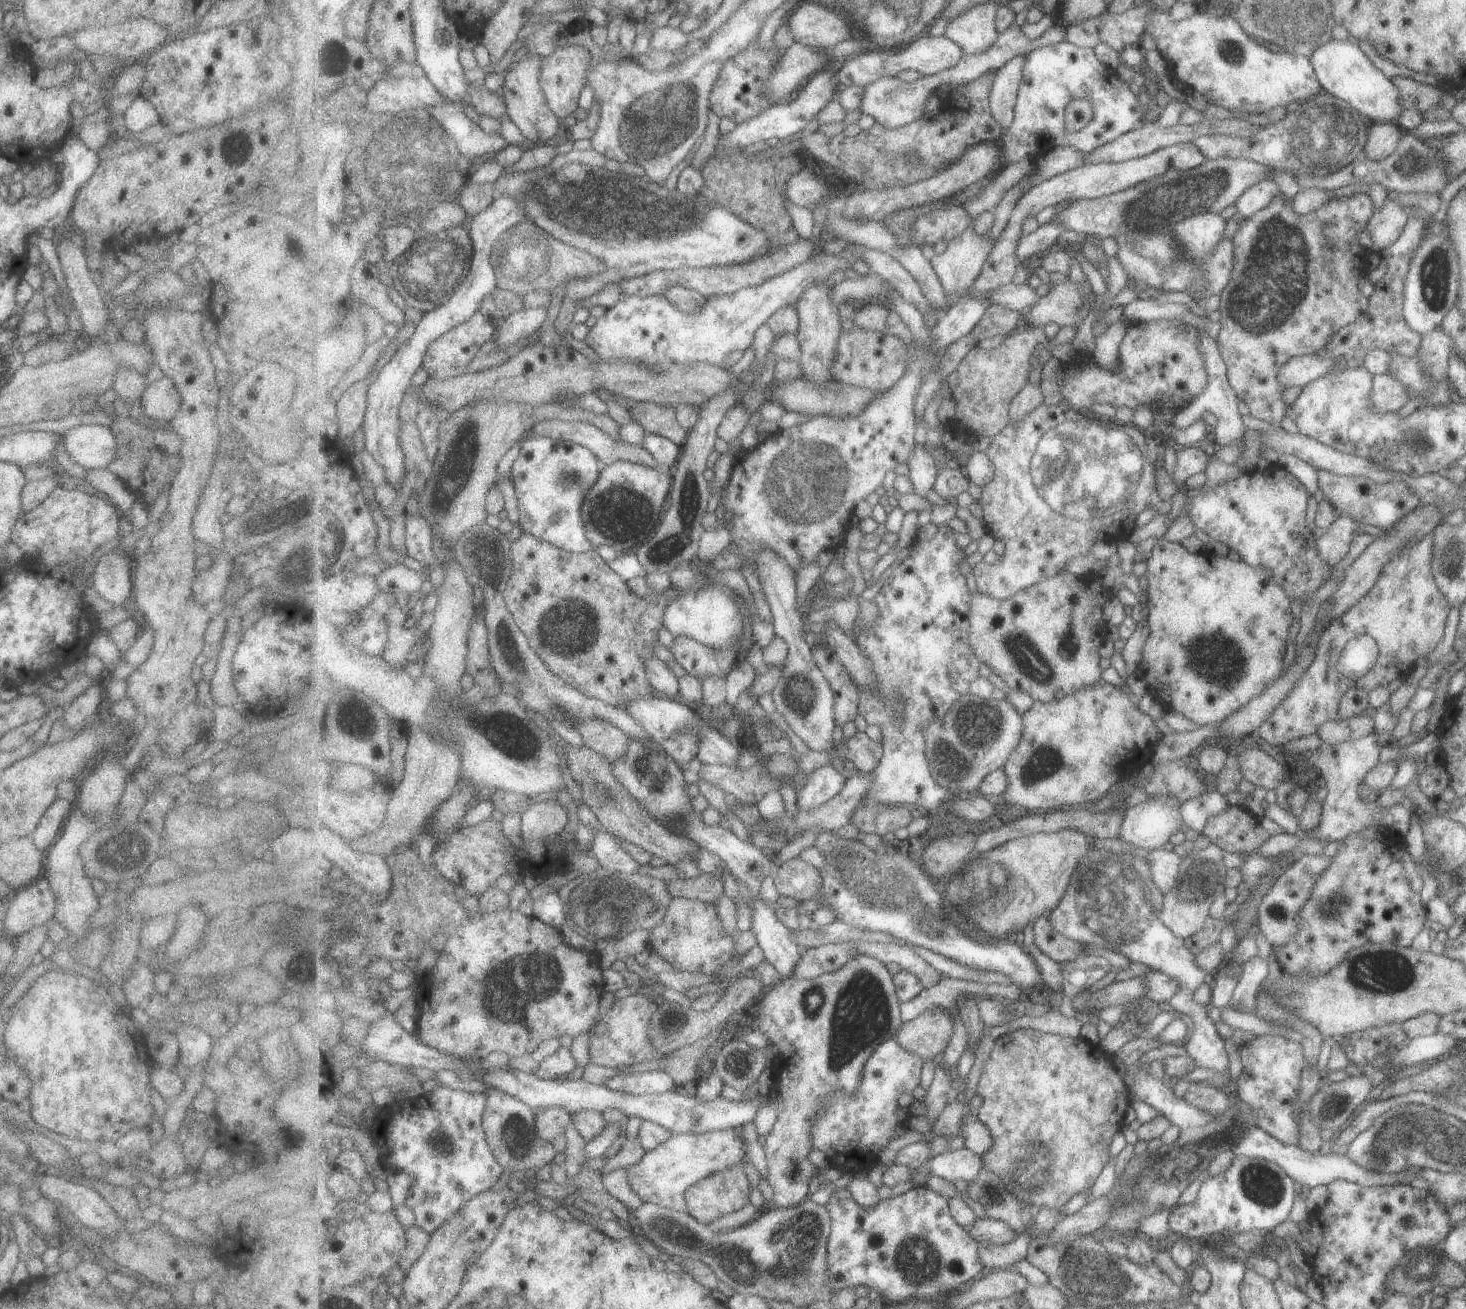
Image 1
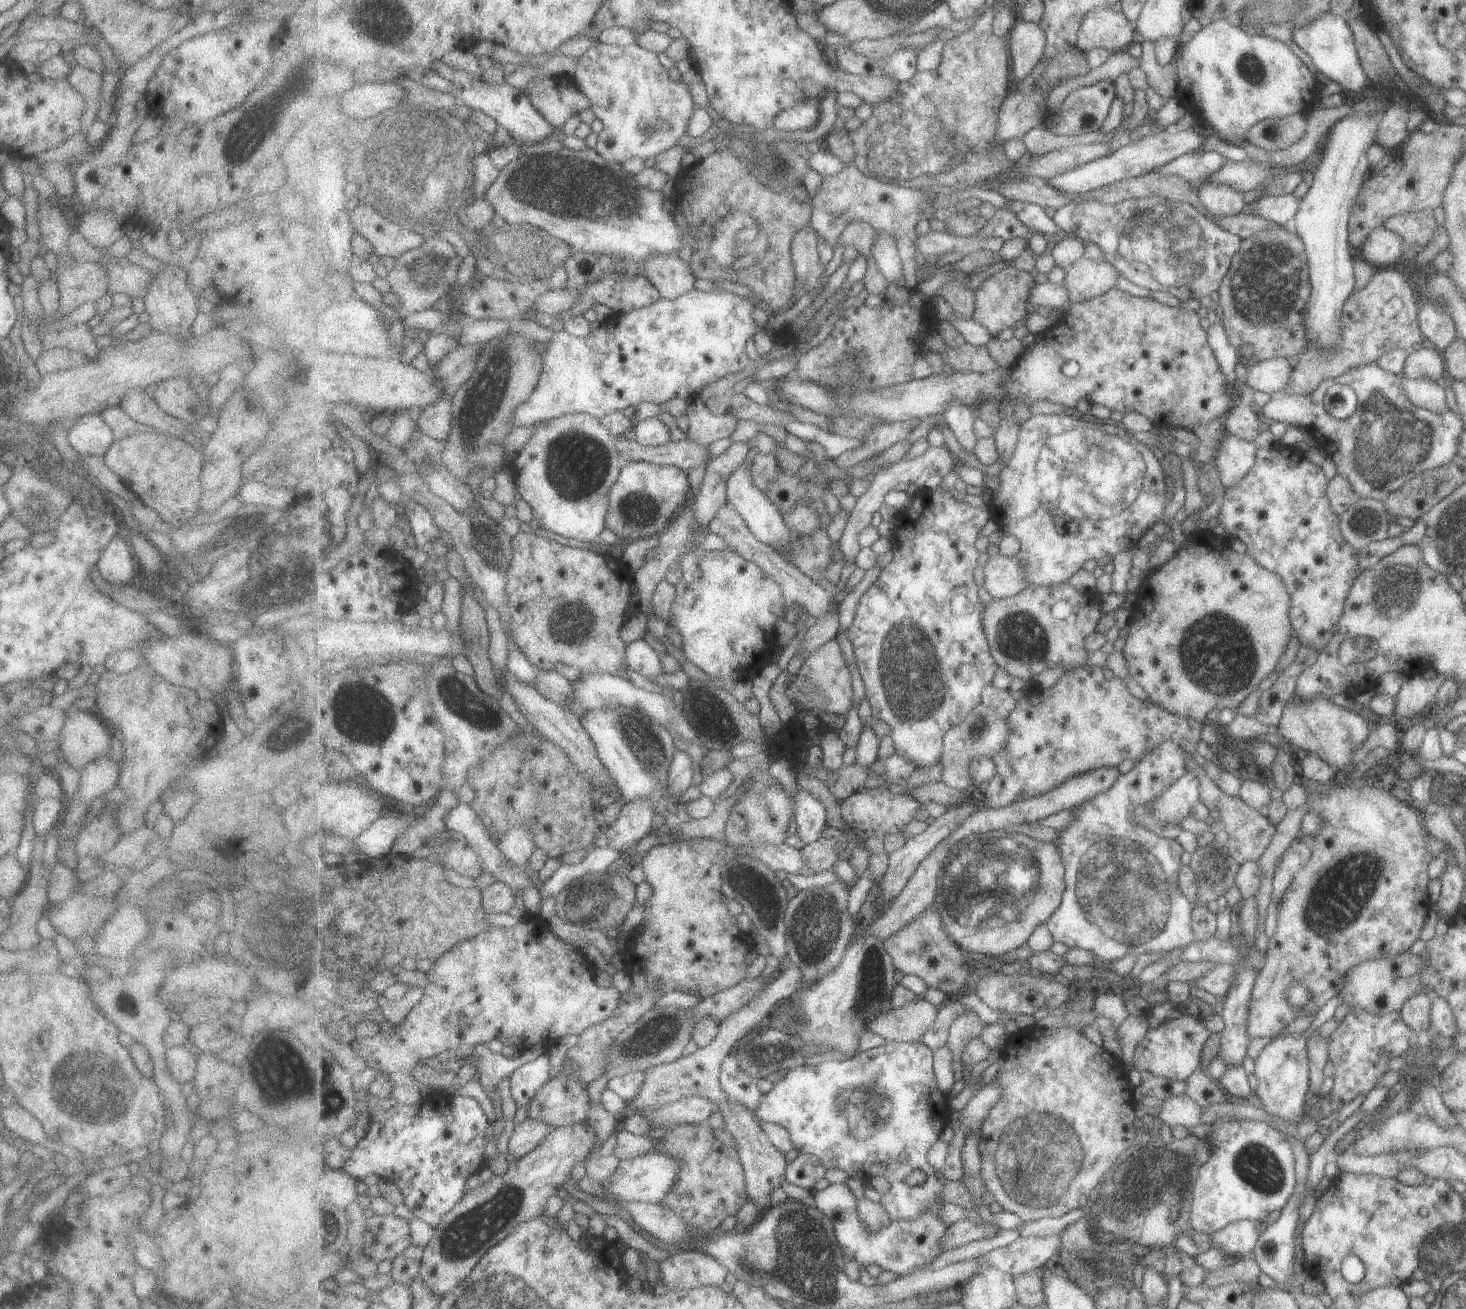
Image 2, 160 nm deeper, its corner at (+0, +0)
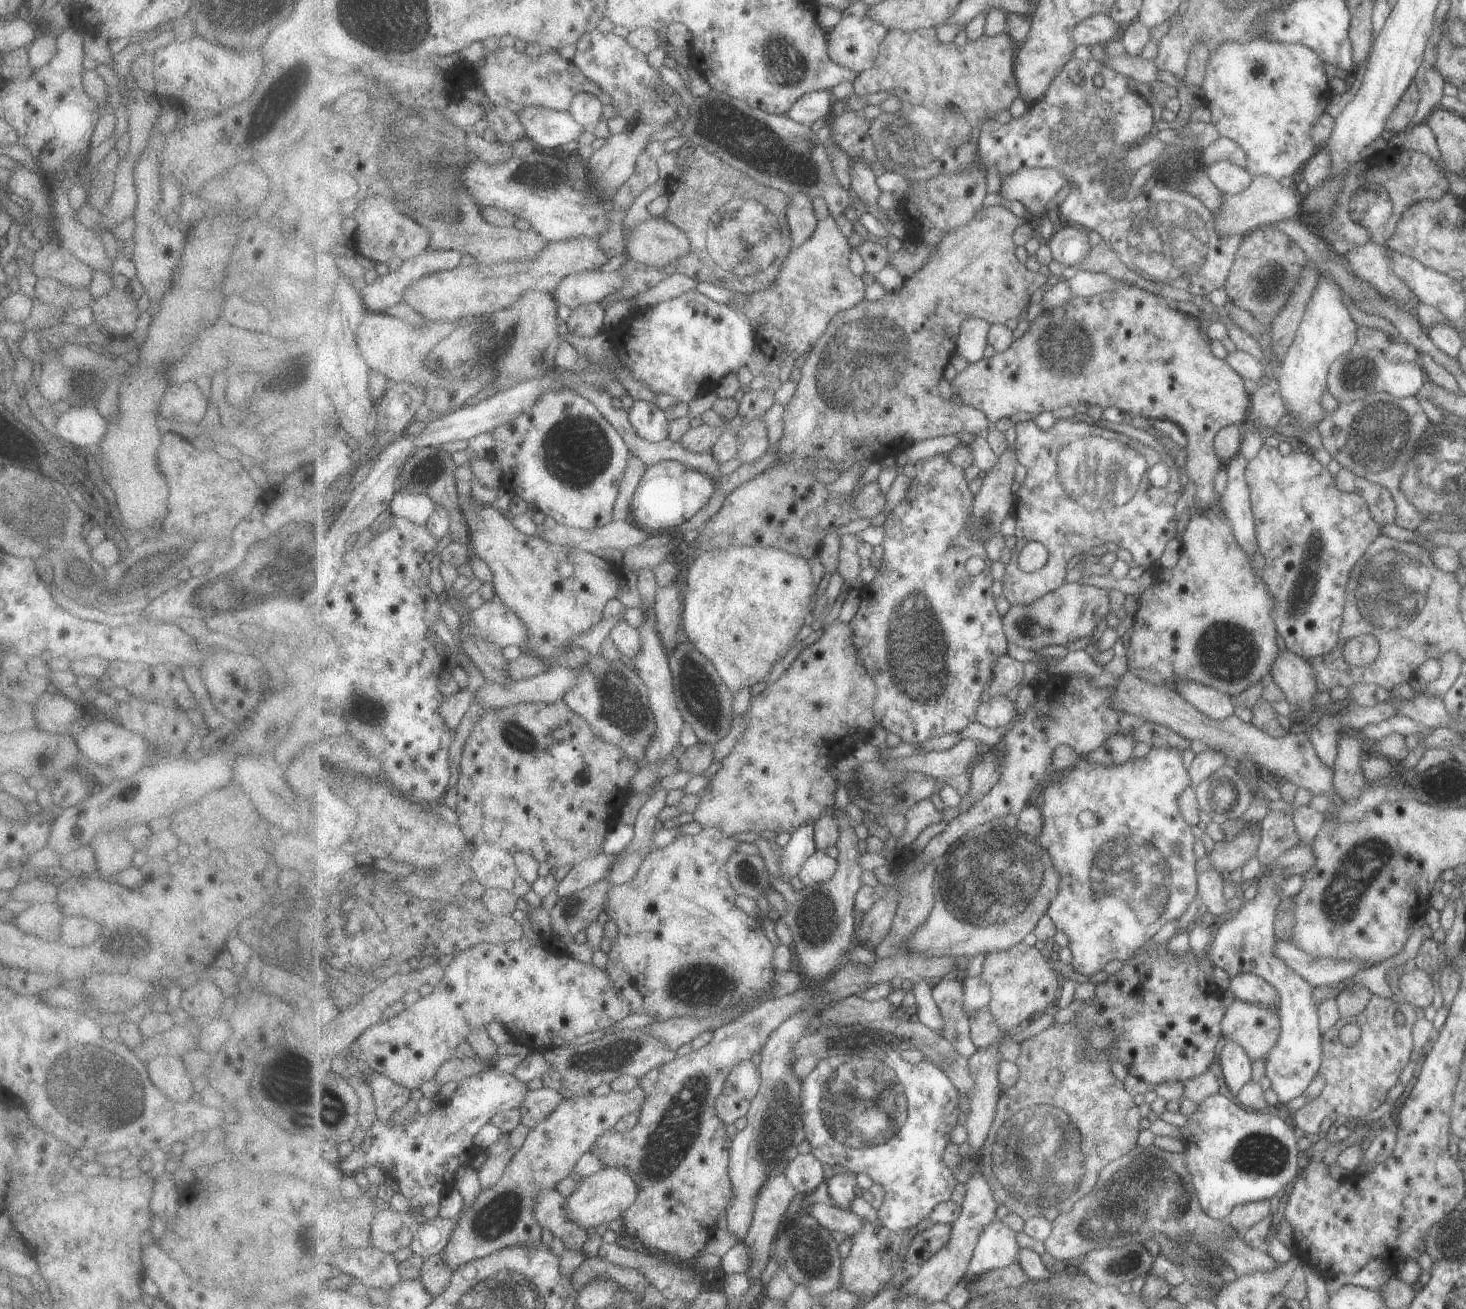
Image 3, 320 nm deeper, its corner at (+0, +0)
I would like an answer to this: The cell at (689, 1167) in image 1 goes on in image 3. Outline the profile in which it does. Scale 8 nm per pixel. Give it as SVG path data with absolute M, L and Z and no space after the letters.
M606 1166L601 1172L585 1178L578 1190L568 1197L566 1212L584 1228L610 1225L616 1218L625 1215L632 1204L638 1202L640 1192L642 1188L632 1176L632 1172L627 1172L624 1168Z

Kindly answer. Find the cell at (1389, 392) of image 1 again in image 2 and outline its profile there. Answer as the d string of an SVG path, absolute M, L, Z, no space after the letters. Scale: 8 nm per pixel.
M1398 374L1400 386L1408 400L1421 409L1432 409L1433 412L1446 412L1449 410L1445 390L1437 382L1424 380L1424 378L1406 378L1404 374Z

